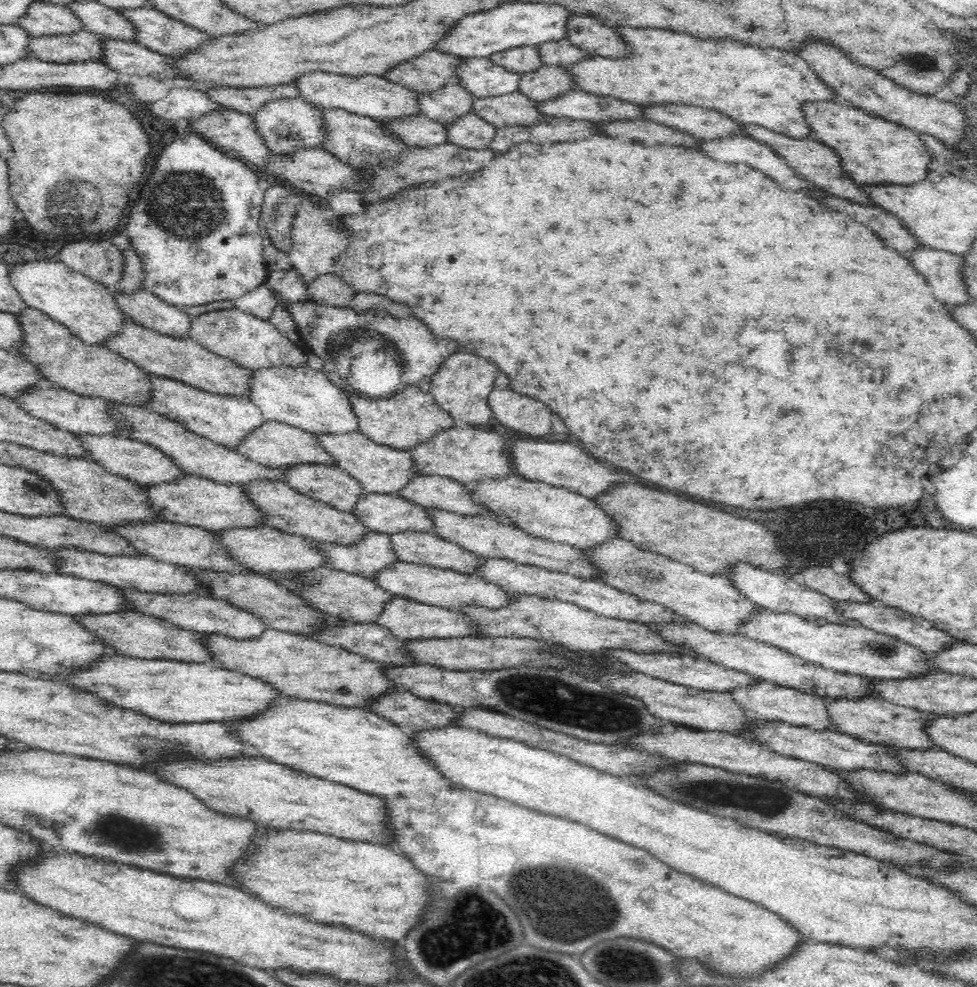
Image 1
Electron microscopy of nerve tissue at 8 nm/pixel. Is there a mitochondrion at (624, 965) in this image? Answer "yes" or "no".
yes

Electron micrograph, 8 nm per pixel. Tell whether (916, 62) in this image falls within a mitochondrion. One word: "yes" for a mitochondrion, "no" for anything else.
yes

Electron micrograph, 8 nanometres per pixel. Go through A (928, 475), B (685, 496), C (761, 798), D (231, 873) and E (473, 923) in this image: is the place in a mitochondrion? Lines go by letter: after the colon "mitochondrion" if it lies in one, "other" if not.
A: other
B: other
C: mitochondrion
D: other
E: mitochondrion

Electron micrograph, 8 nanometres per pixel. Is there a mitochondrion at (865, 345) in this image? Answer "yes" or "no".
no

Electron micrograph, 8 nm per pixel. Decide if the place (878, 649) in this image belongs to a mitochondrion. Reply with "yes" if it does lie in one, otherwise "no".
yes

